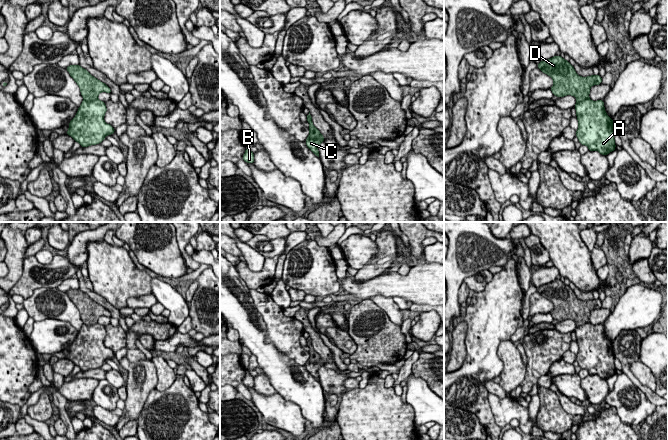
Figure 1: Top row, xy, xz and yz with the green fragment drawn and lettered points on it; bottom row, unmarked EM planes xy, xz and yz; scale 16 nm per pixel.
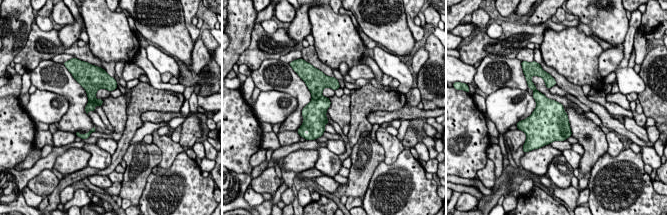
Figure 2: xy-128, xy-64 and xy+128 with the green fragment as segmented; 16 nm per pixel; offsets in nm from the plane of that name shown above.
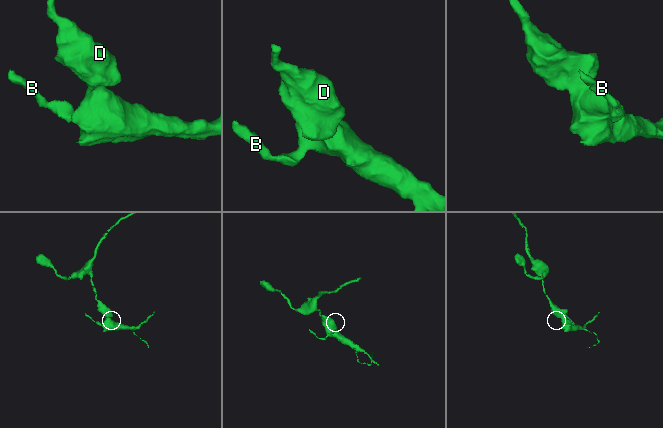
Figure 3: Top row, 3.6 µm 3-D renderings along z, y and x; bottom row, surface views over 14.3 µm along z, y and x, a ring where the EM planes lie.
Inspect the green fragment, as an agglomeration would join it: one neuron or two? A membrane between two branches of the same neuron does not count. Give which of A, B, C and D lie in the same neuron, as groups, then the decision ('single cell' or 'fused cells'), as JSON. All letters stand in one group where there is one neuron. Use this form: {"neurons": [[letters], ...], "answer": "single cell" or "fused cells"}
{"neurons": [["A", "B", "C"], ["D"]], "answer": "fused cells"}

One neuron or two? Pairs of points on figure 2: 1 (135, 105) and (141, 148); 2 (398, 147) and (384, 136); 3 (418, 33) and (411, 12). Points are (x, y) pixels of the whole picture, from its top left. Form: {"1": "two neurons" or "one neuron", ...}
{"1": "two neurons", "2": "one neuron", "3": "one neuron"}

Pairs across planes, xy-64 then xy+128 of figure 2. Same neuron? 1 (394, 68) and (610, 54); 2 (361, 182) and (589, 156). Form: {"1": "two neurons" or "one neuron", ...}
{"1": "two neurons", "2": "one neuron"}

